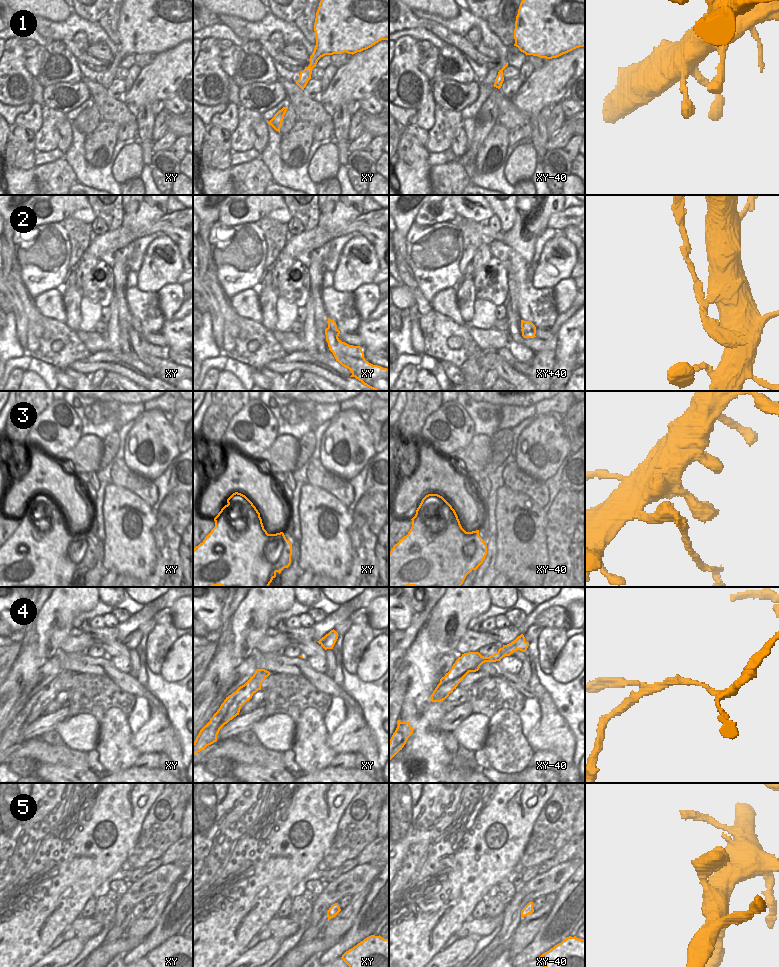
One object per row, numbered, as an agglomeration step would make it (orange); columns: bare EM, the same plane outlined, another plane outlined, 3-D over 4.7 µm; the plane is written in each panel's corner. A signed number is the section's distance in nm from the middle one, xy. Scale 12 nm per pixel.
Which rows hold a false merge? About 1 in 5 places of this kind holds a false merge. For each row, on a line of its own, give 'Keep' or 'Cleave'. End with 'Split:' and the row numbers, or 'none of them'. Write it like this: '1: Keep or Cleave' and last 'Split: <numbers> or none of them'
1: Keep
2: Keep
3: Keep
4: Cleave
5: Keep
Split: 4.

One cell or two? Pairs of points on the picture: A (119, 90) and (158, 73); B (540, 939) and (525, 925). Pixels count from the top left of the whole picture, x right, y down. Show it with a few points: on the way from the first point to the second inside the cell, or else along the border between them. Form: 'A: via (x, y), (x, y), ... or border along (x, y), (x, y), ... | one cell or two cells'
A: border along (126, 92), (121, 99) | two cells
B: border along (548, 915), (534, 938), (519, 952) | two cells

